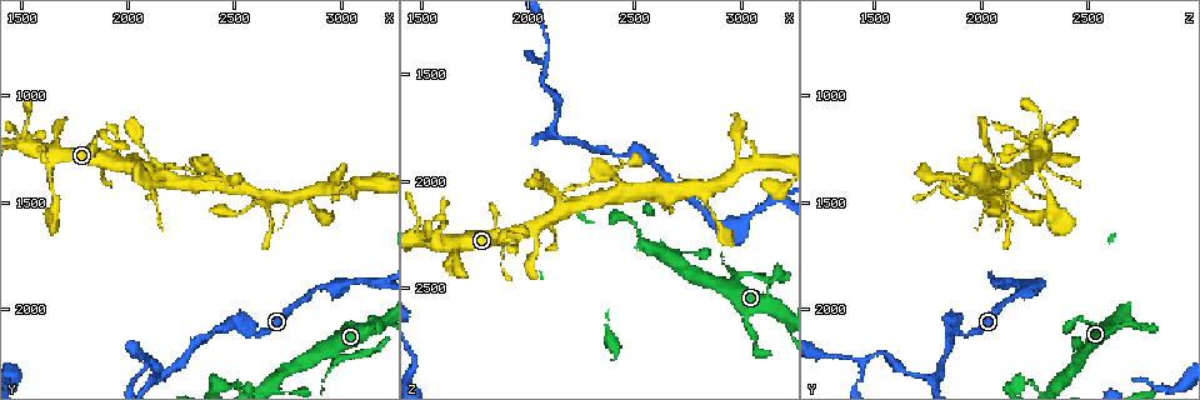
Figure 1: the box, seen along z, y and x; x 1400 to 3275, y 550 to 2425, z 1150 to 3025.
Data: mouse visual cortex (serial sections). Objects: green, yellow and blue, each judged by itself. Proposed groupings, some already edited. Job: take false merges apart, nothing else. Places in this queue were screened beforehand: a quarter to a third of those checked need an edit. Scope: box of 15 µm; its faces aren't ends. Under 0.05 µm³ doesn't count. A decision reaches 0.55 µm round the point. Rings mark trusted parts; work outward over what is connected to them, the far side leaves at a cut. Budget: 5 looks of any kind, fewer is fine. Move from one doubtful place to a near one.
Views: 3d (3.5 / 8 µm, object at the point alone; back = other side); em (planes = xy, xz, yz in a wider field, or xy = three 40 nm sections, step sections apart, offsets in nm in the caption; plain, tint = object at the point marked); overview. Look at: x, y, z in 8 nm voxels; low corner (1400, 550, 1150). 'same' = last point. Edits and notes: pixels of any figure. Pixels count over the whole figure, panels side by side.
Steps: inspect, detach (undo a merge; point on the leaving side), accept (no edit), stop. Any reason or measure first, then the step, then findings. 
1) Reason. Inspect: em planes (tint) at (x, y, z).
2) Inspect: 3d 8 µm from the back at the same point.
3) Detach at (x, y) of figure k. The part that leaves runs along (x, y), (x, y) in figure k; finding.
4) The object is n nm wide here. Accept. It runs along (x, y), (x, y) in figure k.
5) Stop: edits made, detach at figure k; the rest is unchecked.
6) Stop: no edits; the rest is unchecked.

Calibre changes. Inspect: 3d 3.5 µm at (2990, 2200, 2460).

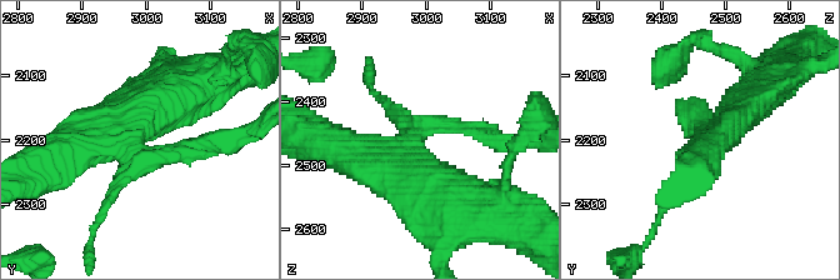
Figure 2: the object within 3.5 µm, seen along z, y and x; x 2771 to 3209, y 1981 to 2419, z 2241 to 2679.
Inspect: em xy step 5 (tint) at (2985, 2205, 2465).

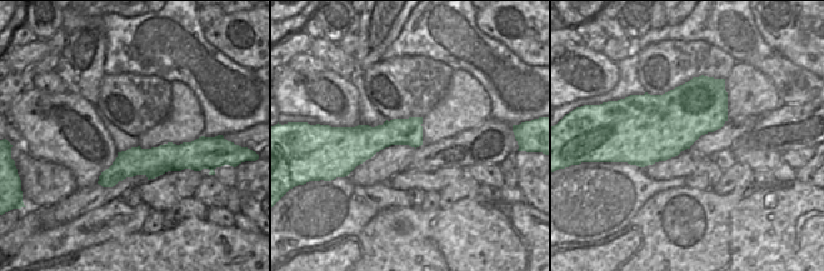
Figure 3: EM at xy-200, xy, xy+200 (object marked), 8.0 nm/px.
Accept. It runs along (190, 151), (129, 162), (101, 181) in figure 3; one cell here.

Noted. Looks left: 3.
Three arms meet. Inspect: 3d 8 µm at (2120, 2340, 1770).

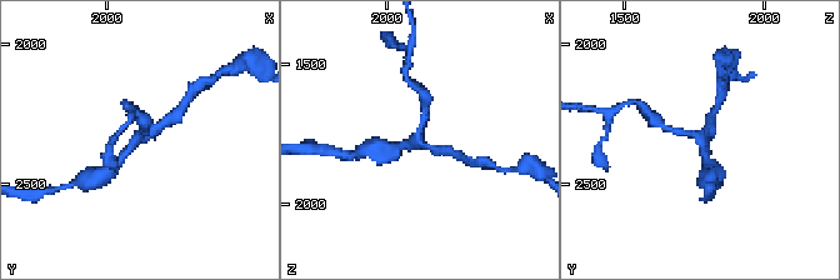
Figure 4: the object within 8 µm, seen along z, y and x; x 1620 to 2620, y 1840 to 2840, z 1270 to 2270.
Closer look. Inspect: 3d 3.5 µm at (2120, 2340, 1780).

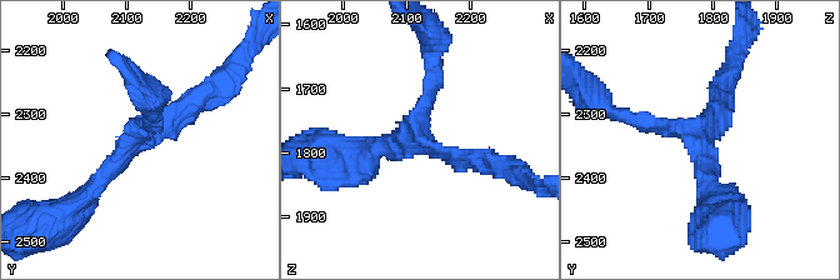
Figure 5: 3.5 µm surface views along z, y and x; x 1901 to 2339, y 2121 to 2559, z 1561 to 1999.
Now the EM. Inspect: em xy step 5 (tint) at (2125, 2340, 1780).

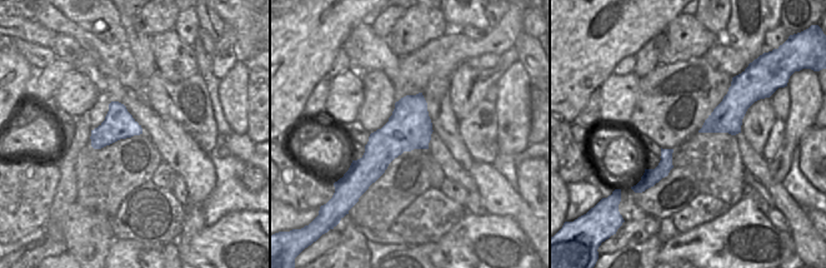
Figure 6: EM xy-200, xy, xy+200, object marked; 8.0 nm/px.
The arms are 200, 250, 250 nm wide. Accept. It runs along (486, 160), (418, 135), (433, 64) in figure 5; all the same cell.

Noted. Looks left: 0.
Stop: no edits; the rest is unchecked.

